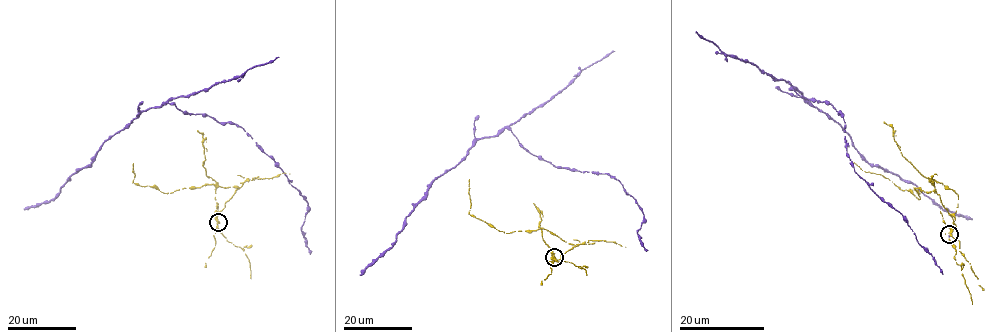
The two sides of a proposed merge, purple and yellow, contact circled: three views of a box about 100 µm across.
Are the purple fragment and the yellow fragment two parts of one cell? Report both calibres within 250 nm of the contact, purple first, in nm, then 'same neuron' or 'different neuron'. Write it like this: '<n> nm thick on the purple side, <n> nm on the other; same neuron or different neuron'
180 nm thick on the purple side, 240 nm on the other; different neuron

